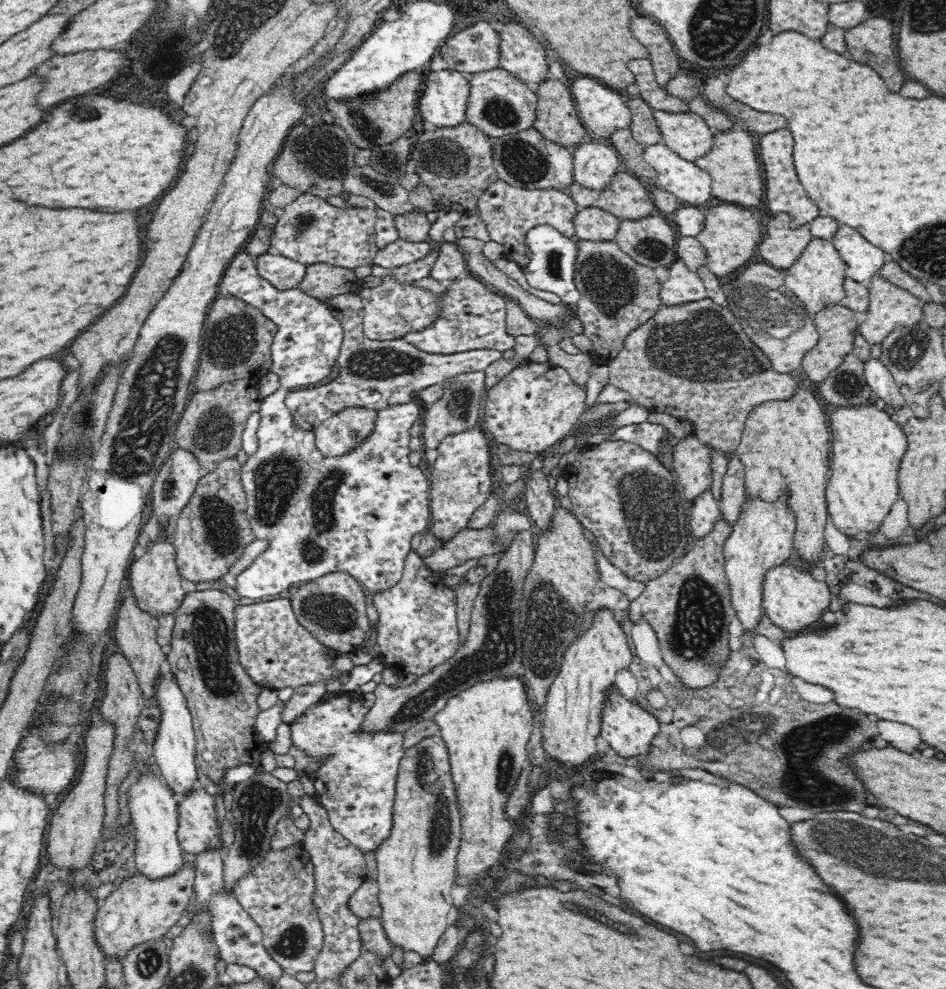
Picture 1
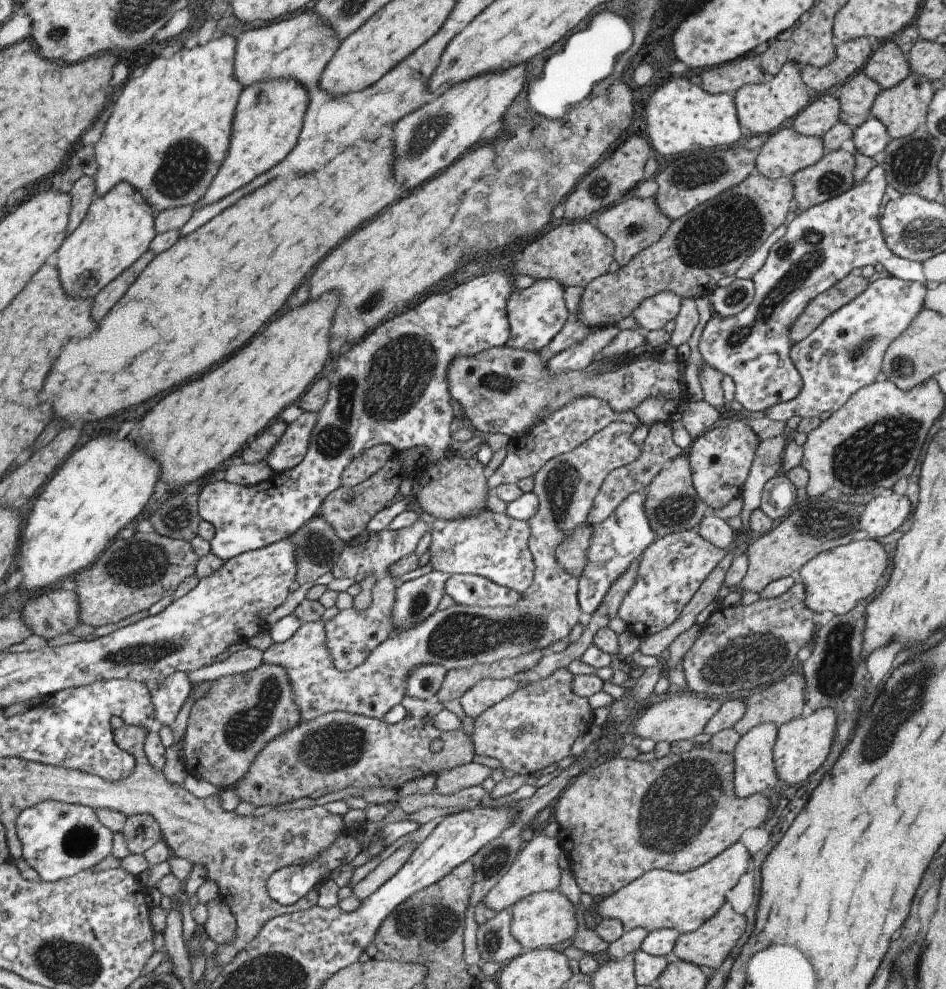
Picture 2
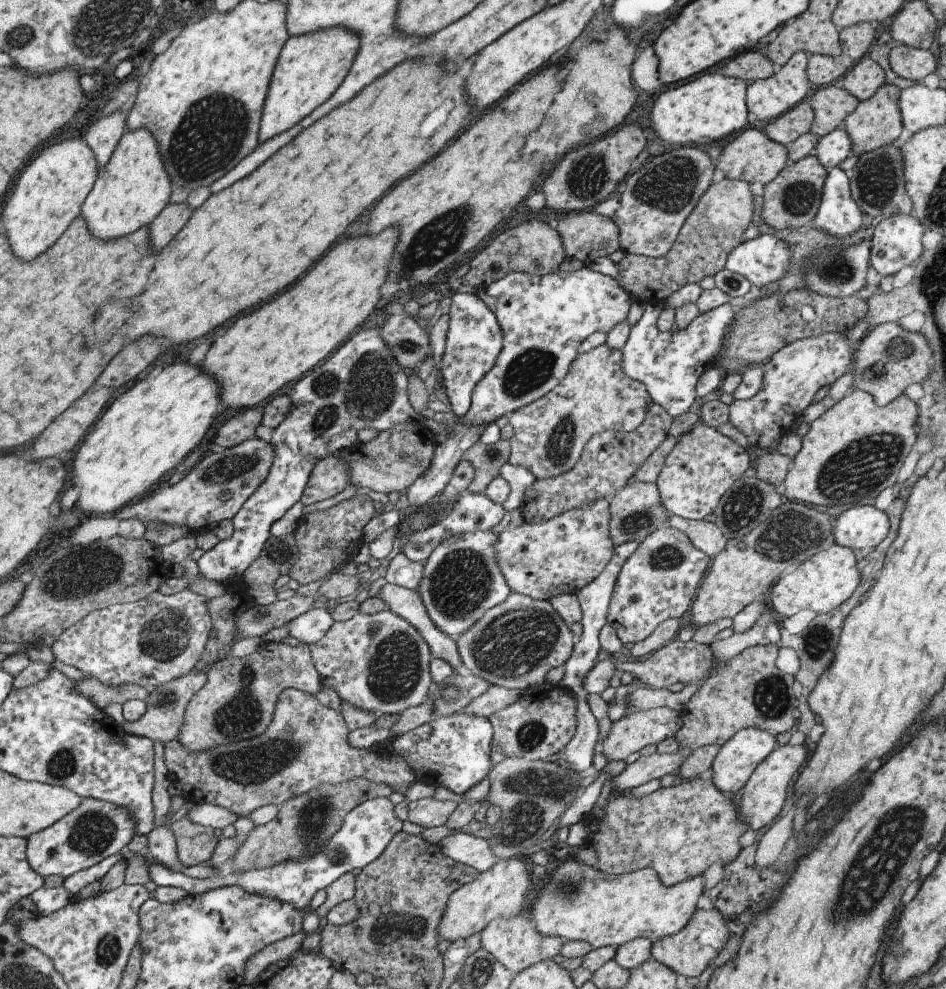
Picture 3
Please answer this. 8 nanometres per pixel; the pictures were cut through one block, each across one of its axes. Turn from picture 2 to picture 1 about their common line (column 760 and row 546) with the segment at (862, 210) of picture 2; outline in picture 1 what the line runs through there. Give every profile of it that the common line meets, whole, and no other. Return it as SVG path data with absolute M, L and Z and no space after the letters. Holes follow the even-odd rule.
M237 253L226 269L217 295L230 295L255 306L277 327L276 340L270 344L270 371L279 376L279 387L271 396L264 398L258 408L258 448L252 454L246 453L246 460L240 464L240 485L246 495L246 517L252 535L255 540L268 543L266 549L236 576L236 592L244 598L262 599L336 570L351 574L371 592L392 588L402 578L414 534L425 532L431 522L428 478L408 459L410 428L422 417L423 406L411 401L380 408L374 420L374 430L356 448L340 456L324 456L316 446L314 431L304 430L295 423L291 410L285 404L285 397L294 389L322 383L334 374L344 336L342 323L322 303L299 290L298 286L284 291L276 289L260 277L254 257L250 254Z

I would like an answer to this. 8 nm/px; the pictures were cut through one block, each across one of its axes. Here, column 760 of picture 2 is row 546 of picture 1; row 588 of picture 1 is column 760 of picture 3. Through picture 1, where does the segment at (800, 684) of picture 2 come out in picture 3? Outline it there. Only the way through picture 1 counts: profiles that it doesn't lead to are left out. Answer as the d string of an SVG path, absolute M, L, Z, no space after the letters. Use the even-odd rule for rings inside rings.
M773 643L747 647L711 673L686 702L679 716L681 726L674 734L679 749L692 751L705 745L721 746L738 730L753 727L771 736L793 726L793 710L798 704L793 695L794 677L775 666L778 648Z

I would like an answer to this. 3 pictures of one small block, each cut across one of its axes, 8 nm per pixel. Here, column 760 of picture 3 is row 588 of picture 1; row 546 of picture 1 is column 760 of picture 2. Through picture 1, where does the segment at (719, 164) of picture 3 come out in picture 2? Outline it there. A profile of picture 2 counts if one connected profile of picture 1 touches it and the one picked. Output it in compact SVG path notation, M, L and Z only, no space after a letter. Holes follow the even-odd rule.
M792 128L776 130L756 150L755 169L768 178L790 177L823 156L820 137L798 135Z

